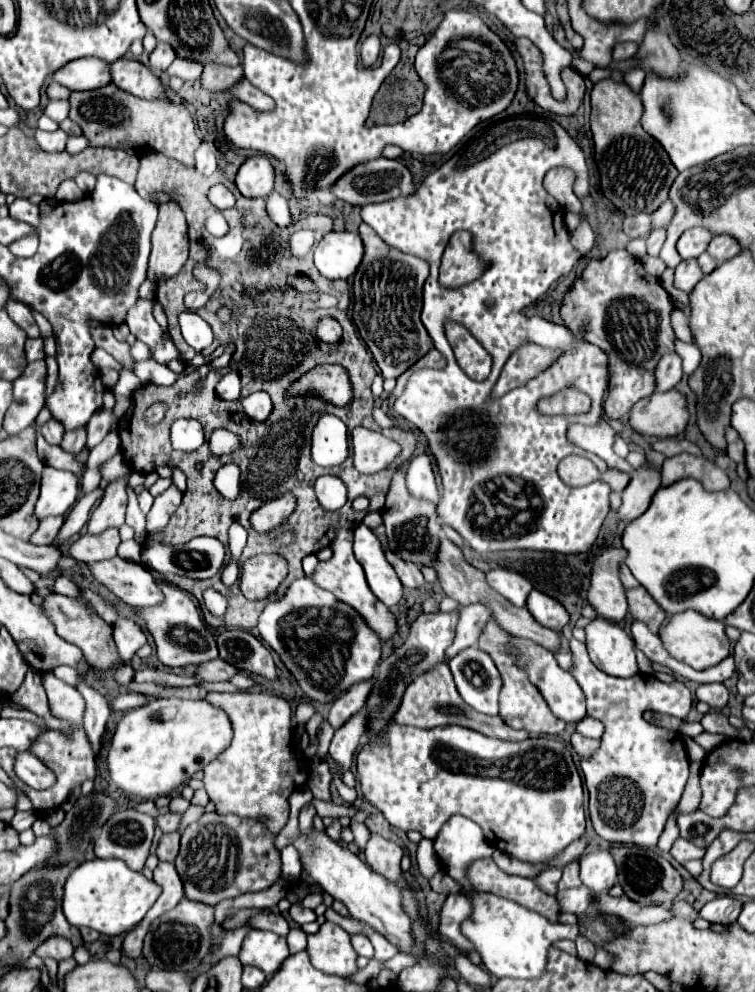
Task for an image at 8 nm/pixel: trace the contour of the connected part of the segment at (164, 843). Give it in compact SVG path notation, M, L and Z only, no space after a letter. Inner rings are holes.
M171 832L171 834L163 834L159 844L157 844L157 856L159 860L167 860L173 862L175 856L179 852L179 832Z

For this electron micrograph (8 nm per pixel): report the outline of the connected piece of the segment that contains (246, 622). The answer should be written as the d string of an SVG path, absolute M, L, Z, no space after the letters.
M221 574L209 578L209 580L199 580L199 582L181 582L179 584L183 590L187 590L189 594L193 594L201 604L203 604L203 590L205 588L213 588L217 592L221 592L227 598L227 612L223 616L213 616L213 614L205 614L205 622L213 628L245 628L251 630L257 626L257 618L261 614L261 610L265 608L265 604L261 602L249 602L241 592L239 592L239 584L233 586L225 586L221 584Z

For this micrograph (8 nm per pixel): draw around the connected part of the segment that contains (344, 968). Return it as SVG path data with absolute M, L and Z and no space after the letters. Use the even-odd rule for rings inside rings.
M325 922L317 934L307 936L307 952L315 968L325 974L349 976L357 972L357 954L351 946L349 934L333 922Z

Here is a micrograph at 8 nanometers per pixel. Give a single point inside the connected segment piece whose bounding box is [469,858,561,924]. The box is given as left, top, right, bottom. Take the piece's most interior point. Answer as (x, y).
(485, 875)

